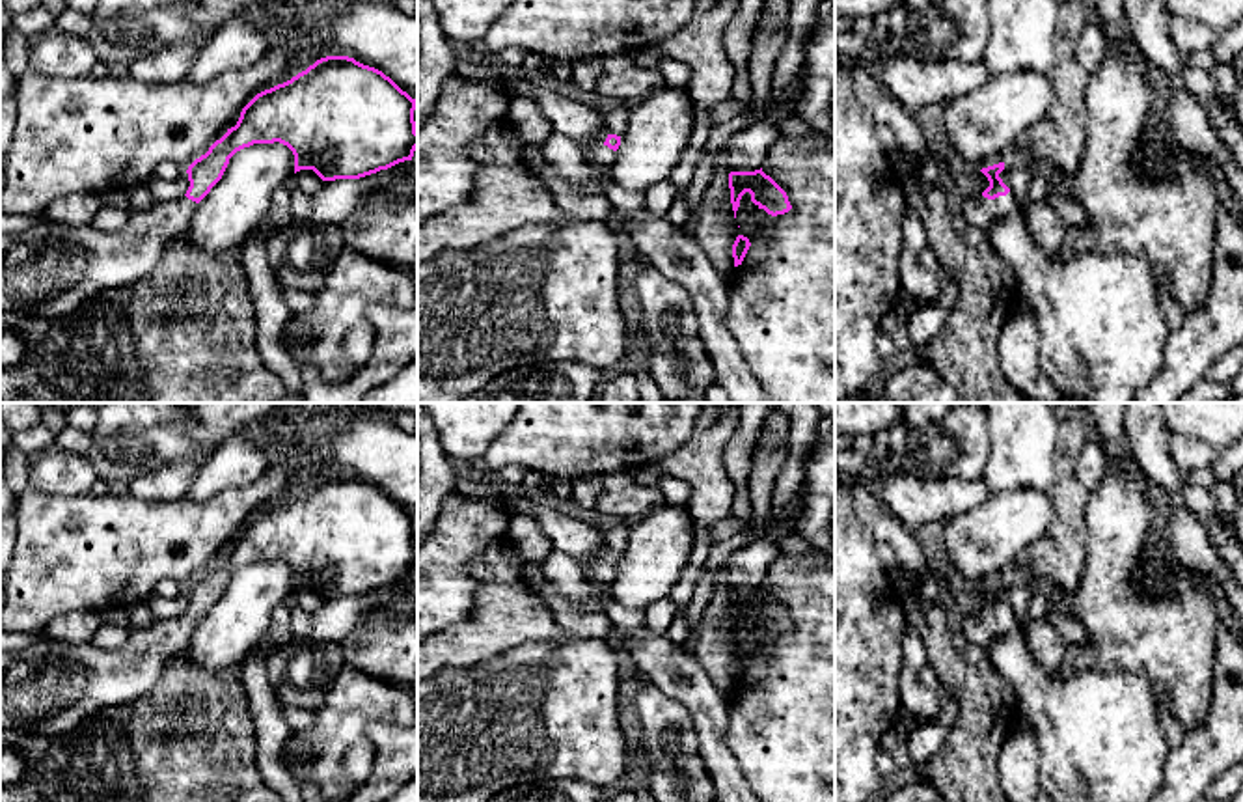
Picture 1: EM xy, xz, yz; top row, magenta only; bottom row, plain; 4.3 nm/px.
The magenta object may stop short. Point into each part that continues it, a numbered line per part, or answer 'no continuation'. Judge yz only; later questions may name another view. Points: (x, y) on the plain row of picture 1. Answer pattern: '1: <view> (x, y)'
1: yz (979, 629)

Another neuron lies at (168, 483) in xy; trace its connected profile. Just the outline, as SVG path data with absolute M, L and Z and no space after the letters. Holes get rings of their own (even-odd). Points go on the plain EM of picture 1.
M184 461L157 468L132 479L127 492L147 502L175 502L186 496L207 461Z

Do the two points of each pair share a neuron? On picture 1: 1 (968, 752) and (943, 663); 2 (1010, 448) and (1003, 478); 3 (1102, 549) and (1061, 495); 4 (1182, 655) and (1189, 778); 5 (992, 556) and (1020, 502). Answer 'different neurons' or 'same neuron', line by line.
1: same neuron
2: same neuron
3: different neurons
4: different neurons
5: same neuron

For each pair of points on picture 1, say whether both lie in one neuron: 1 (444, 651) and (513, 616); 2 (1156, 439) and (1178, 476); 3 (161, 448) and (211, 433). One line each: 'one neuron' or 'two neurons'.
1: one neuron
2: one neuron
3: two neurons

